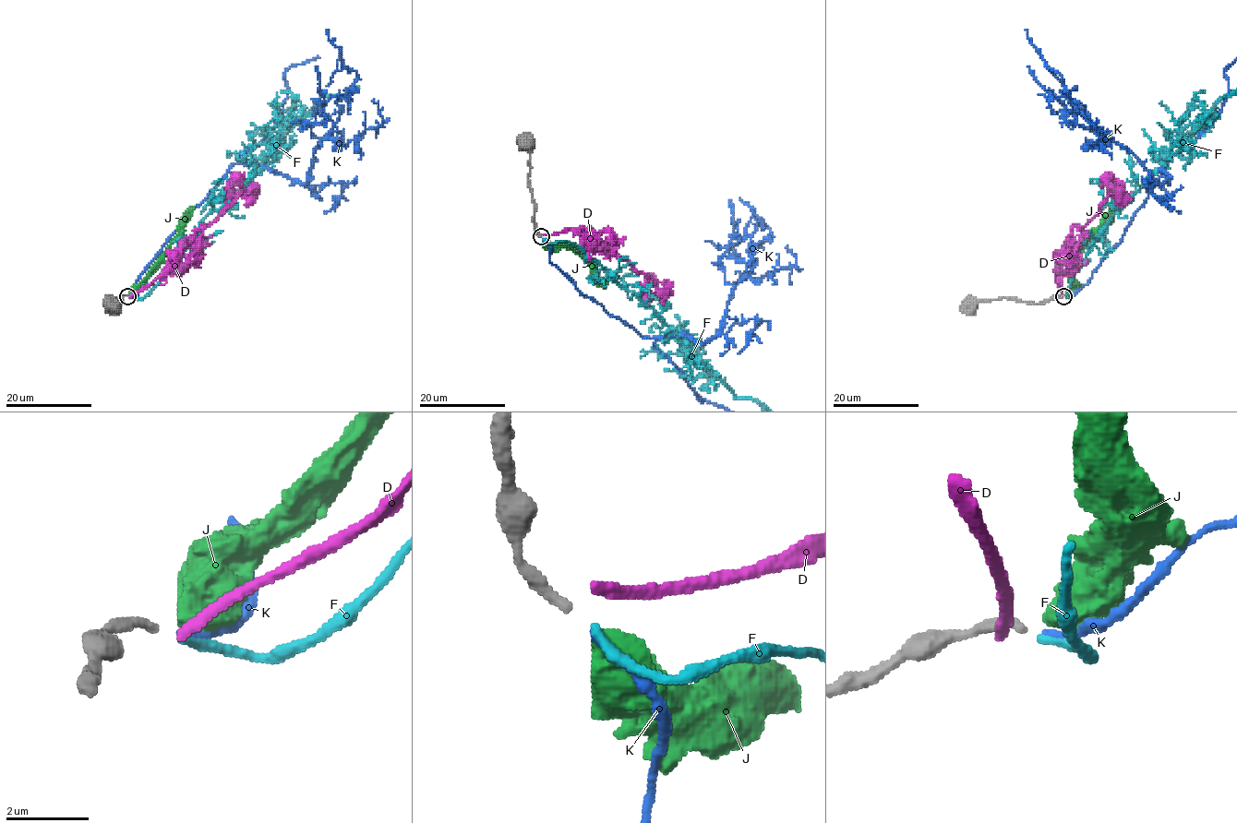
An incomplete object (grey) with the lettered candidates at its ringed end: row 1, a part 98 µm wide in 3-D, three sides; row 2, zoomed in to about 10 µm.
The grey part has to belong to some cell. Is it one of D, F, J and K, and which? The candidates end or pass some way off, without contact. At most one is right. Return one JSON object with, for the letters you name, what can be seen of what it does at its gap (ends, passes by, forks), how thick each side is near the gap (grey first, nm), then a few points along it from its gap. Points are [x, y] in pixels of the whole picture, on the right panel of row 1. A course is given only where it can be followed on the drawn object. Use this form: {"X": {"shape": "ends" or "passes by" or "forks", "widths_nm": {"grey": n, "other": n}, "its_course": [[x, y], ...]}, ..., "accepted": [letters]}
{"F": {"shape": "ends", "widths_nm": {"grey": 240, "other": 200}}, "accepted": ["F"]}

